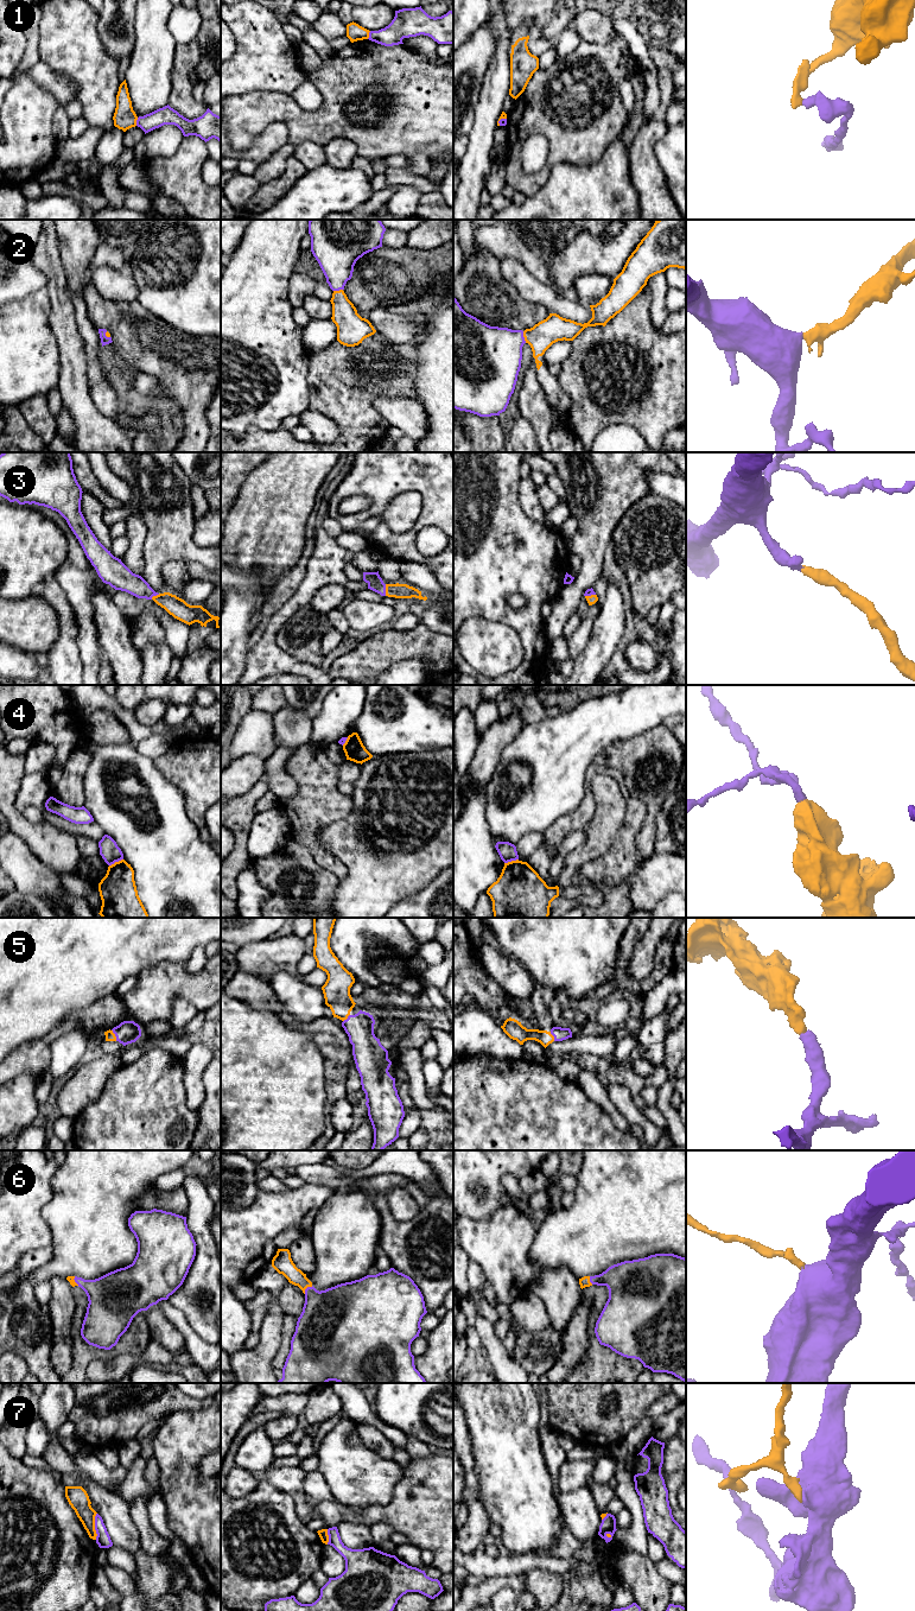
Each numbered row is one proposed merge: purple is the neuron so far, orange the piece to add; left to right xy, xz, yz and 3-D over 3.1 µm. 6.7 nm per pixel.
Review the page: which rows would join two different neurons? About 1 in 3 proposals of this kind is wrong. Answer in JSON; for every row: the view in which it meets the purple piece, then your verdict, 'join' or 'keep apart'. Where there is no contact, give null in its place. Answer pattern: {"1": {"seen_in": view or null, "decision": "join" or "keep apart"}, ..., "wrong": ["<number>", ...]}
{"1": {"seen_in": "xy", "decision": "keep apart"}, "2": {"seen_in": "yz", "decision": "join"}, "3": {"seen_in": "xz", "decision": "join"}, "4": {"seen_in": "xy", "decision": "keep apart"}, "5": {"seen_in": "xy", "decision": "join"}, "6": {"seen_in": "xz", "decision": "join"}, "7": {"seen_in": "xy", "decision": "keep apart"}, "wrong": ["1", "4", "7"]}

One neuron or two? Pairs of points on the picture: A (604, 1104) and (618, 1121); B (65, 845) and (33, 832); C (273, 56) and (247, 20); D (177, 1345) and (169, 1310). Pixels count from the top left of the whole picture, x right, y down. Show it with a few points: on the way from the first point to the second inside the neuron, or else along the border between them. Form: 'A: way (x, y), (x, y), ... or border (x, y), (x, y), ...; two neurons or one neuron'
A: way (608, 1108), (617, 1117); one neuron
B: way (57, 845), (50, 844), (42, 838); one neuron
C: way (265, 48), (259, 36), (252, 29); one neuron
D: border (157, 1304), (182, 1334), (186, 1348); two neurons

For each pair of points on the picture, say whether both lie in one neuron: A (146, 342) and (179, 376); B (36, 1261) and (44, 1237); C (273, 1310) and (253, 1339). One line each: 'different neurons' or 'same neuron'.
A: same neuron
B: different neurons
C: different neurons

